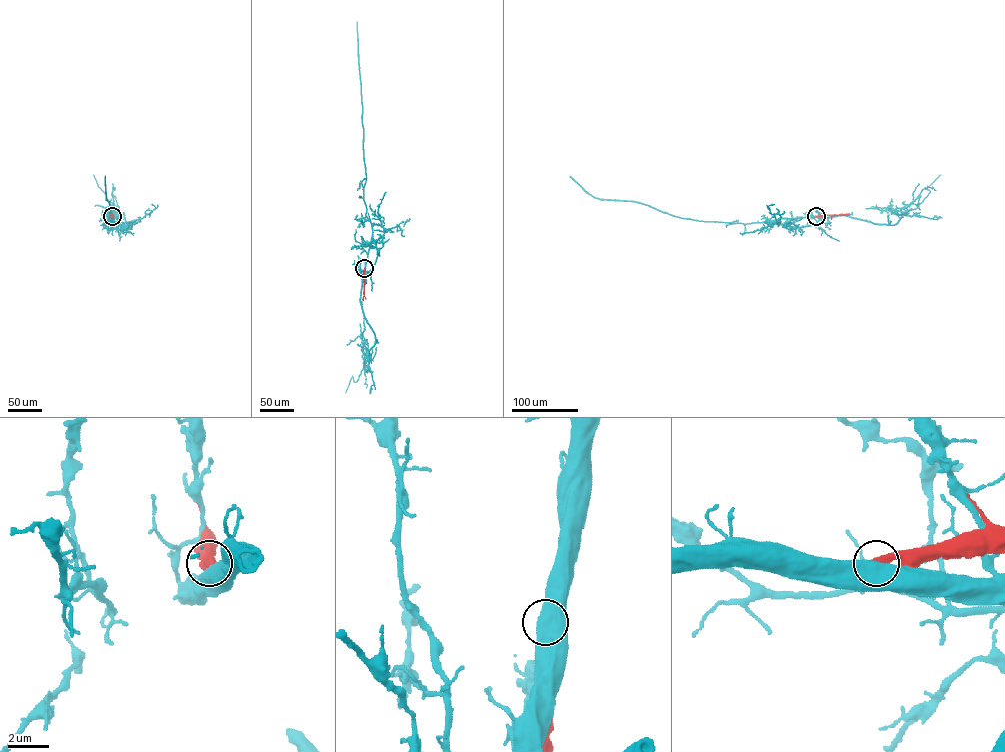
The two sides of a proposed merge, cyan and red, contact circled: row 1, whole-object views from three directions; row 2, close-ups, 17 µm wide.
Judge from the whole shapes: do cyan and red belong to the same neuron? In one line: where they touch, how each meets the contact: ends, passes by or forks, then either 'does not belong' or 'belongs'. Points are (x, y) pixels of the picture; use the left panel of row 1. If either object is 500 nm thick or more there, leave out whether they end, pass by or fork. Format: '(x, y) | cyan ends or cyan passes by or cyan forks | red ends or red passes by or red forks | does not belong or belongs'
(112, 216) | does not belong

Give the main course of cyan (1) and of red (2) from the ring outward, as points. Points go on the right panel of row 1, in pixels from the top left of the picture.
1: (816, 216), (747, 224), (682, 218), (634, 201), (596, 198), (570, 176)
2: (816, 216), (848, 214)

